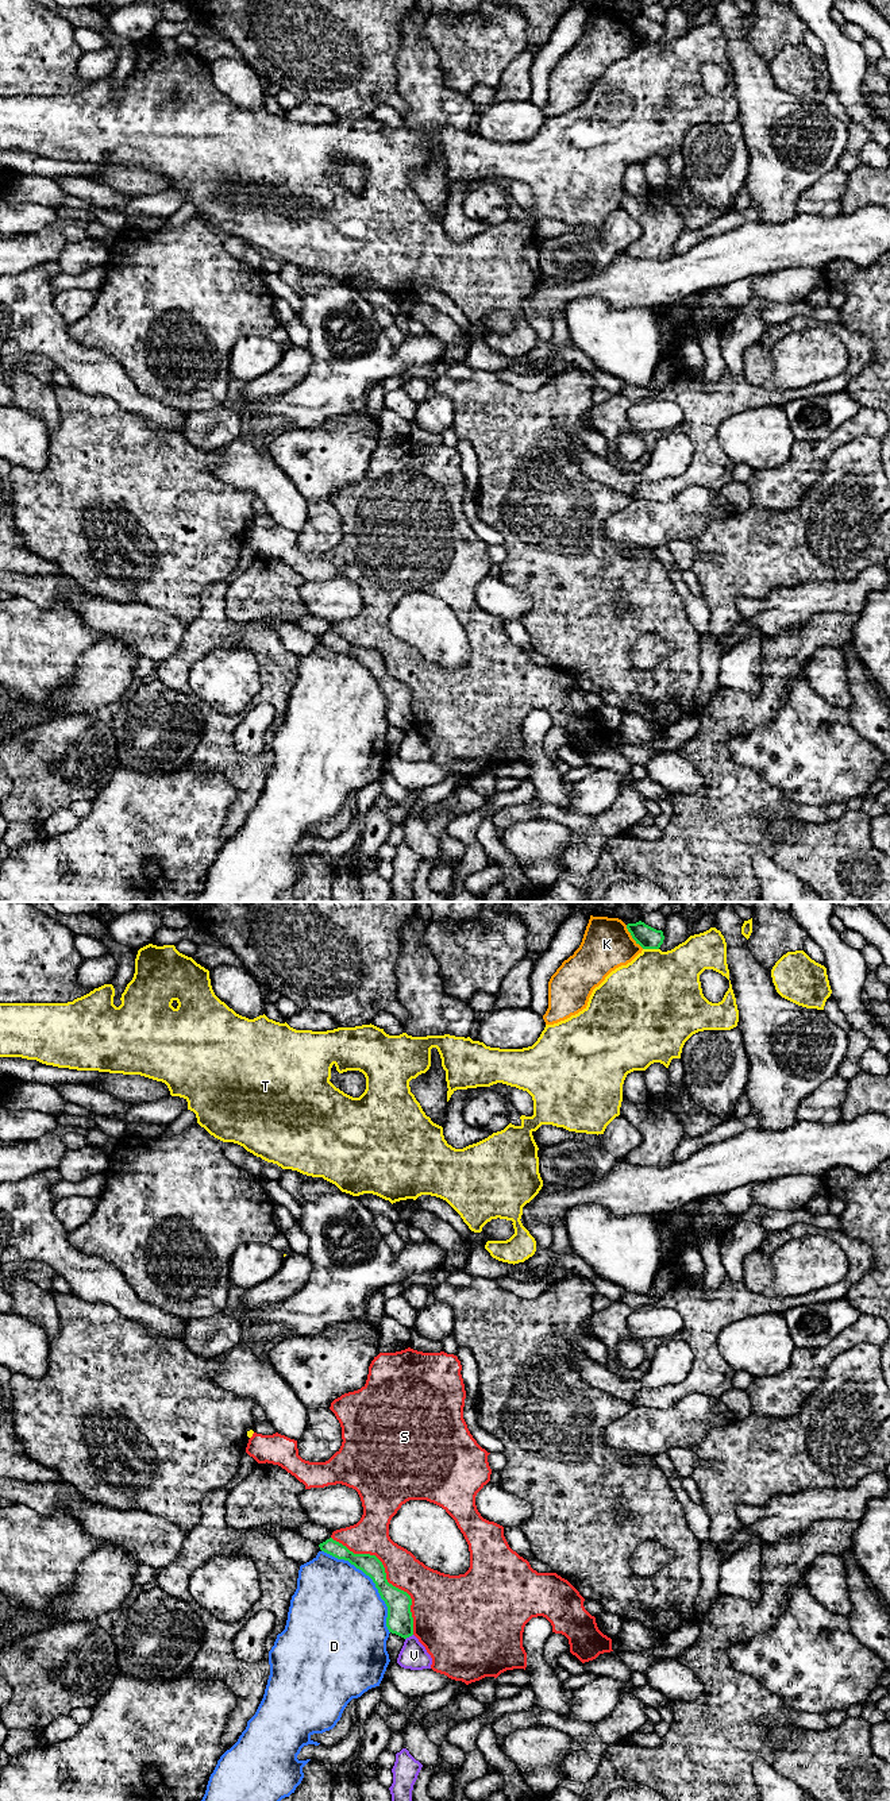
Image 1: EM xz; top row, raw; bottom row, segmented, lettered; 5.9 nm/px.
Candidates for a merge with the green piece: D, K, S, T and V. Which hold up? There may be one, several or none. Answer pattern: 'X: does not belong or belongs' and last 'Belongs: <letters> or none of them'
D: does not belong
K: does not belong
S: does not belong
T: does not belong
V: does not belong
Belongs: none of them

